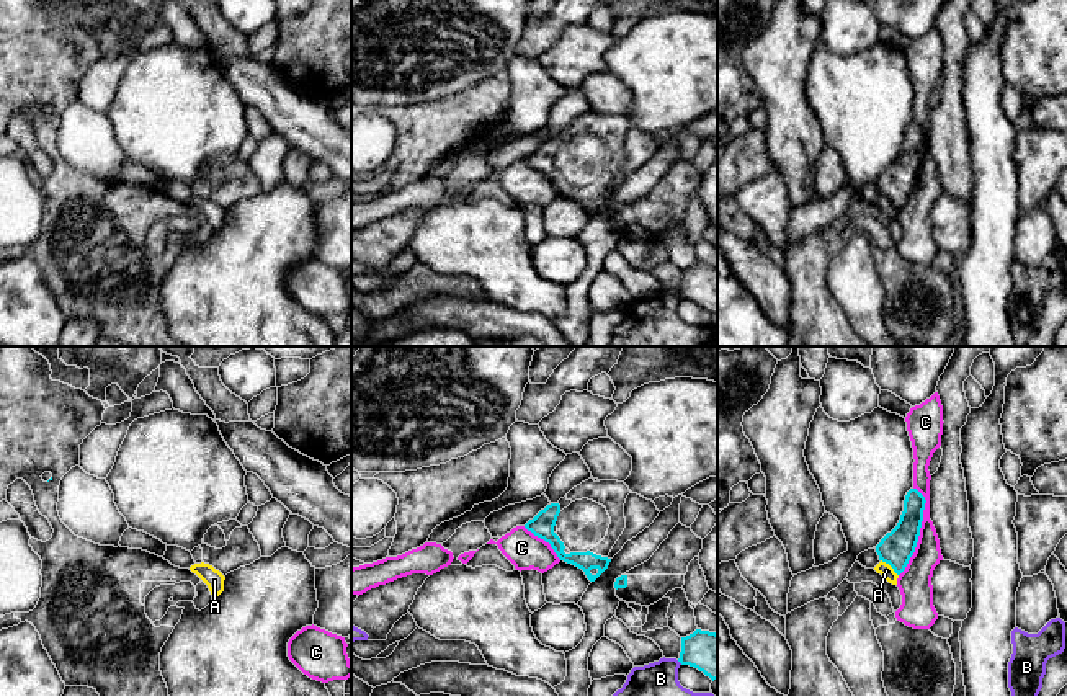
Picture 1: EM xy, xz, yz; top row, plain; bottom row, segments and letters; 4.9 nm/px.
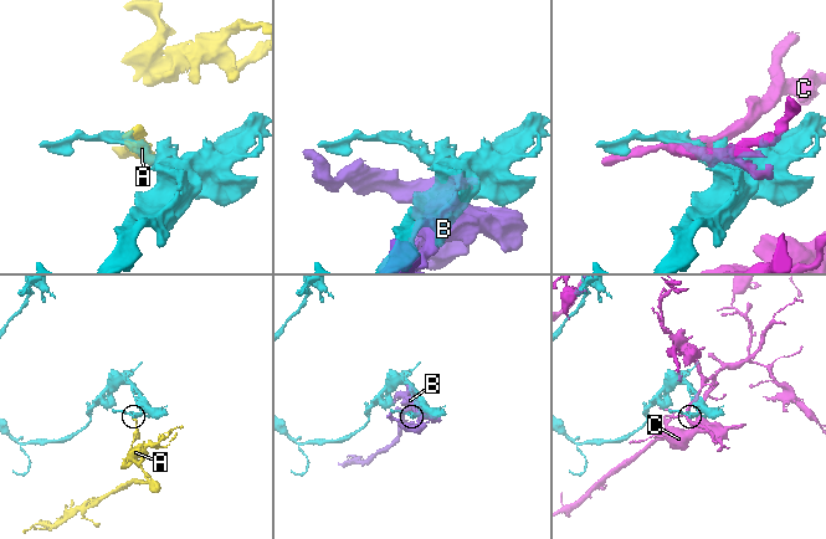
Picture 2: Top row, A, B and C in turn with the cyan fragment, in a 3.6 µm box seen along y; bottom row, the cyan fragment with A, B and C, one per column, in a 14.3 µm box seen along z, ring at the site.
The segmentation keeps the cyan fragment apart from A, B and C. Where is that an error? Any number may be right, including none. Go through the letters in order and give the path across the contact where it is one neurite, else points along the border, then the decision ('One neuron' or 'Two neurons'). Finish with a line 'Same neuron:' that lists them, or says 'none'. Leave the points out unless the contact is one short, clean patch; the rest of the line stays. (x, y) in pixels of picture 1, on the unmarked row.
A: Boundary: yz (881, 193), (897, 209). Two neurons
B: Two neurons
C: Two neurons
Same neuron: none

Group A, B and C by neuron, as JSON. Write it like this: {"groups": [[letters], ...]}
{"groups": [["A"], ["B"], ["C"]]}

